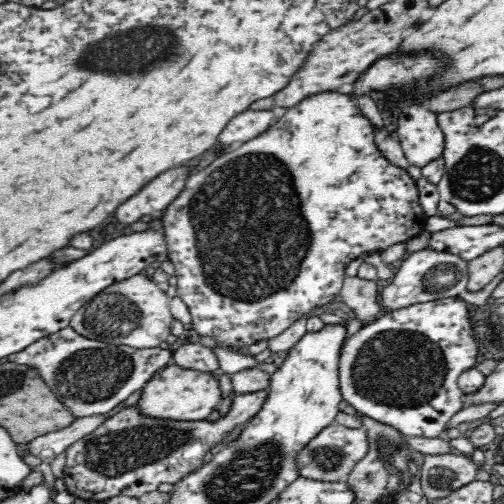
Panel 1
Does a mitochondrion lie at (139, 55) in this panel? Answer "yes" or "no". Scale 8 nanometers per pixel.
yes

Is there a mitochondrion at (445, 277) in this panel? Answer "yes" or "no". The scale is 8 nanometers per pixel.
yes

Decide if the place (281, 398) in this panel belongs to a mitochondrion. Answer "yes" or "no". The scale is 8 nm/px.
no

